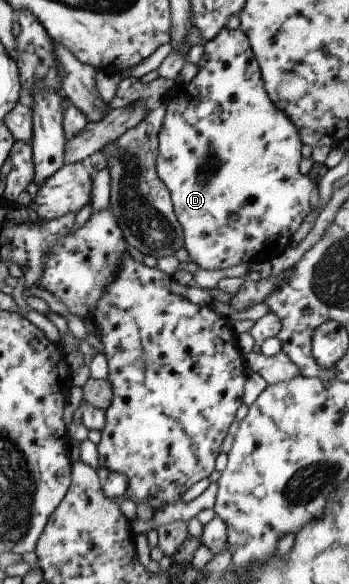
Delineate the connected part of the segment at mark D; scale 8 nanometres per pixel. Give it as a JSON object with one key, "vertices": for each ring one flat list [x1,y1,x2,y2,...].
{"vertices":[[223,27,202,46,203,54,195,63,195,77,165,95,165,101,176,99,182,106,169,105,163,115,155,171,169,191,175,219,184,232,183,248,189,262,212,271,241,262,270,261,291,246,293,233,317,205,320,199,317,184,299,173,302,145,299,133,267,97,245,33,239,28]]}

